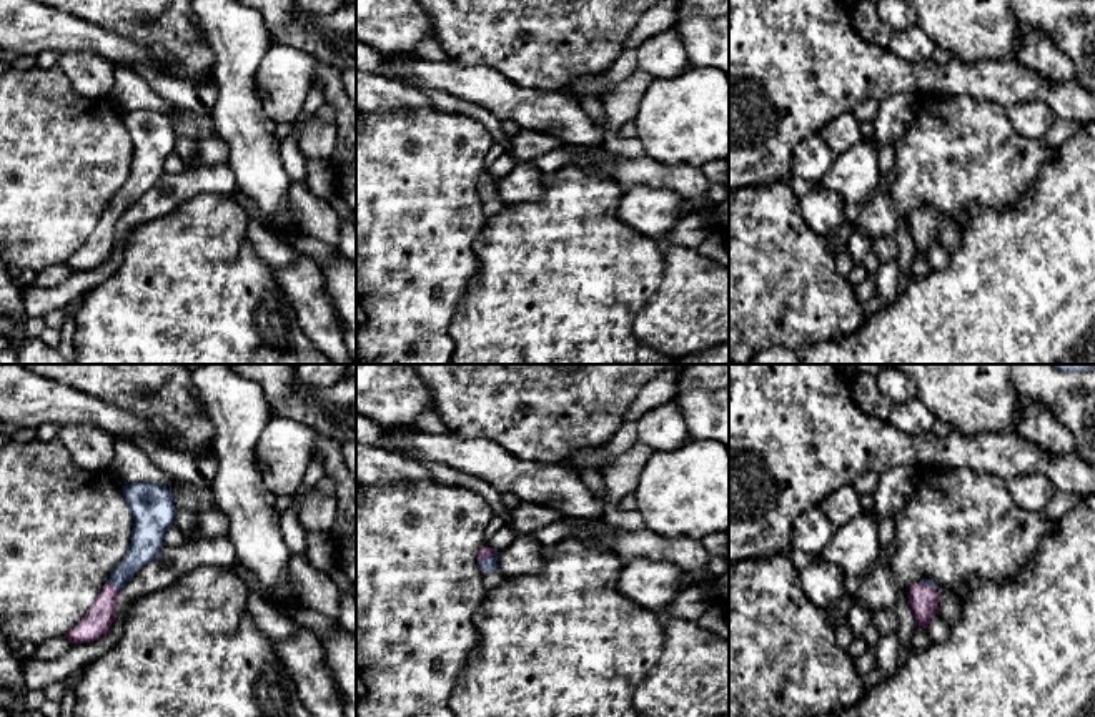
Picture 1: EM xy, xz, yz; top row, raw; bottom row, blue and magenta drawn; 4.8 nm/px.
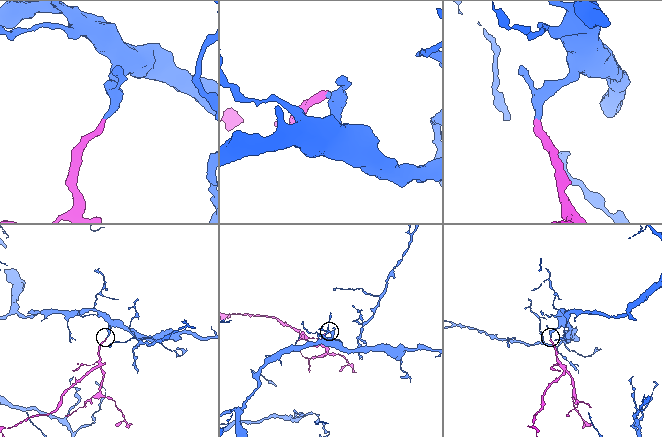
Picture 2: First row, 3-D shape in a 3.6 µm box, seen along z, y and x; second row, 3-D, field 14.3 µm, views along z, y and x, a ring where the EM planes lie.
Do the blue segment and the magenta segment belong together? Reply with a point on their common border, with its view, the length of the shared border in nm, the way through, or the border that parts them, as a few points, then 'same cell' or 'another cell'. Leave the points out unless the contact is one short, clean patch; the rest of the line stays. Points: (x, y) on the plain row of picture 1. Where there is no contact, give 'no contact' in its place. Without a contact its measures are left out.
contact xy (113, 212); length 70 nm; way xy (145, 173), (113, 212), (97, 248); same cell

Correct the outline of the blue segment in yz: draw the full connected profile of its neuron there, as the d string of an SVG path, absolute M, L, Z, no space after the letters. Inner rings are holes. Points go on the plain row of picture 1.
M922 206L909 218L915 253L927 256L939 238L937 215L932 206Z

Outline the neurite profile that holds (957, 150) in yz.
M969 95L917 98L914 120L894 148L890 190L879 186L864 200L855 221L870 241L894 236L909 226L910 215L922 206L950 216L959 228L969 220L969 206L974 203L1005 210L1018 203L1042 168L1057 158L1057 148L1047 148L1042 140L1030 140L1015 131L1007 106Z

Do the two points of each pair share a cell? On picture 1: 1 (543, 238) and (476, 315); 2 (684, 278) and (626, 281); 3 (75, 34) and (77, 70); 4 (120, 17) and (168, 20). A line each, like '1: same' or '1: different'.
1: same
2: different
3: different
4: different

